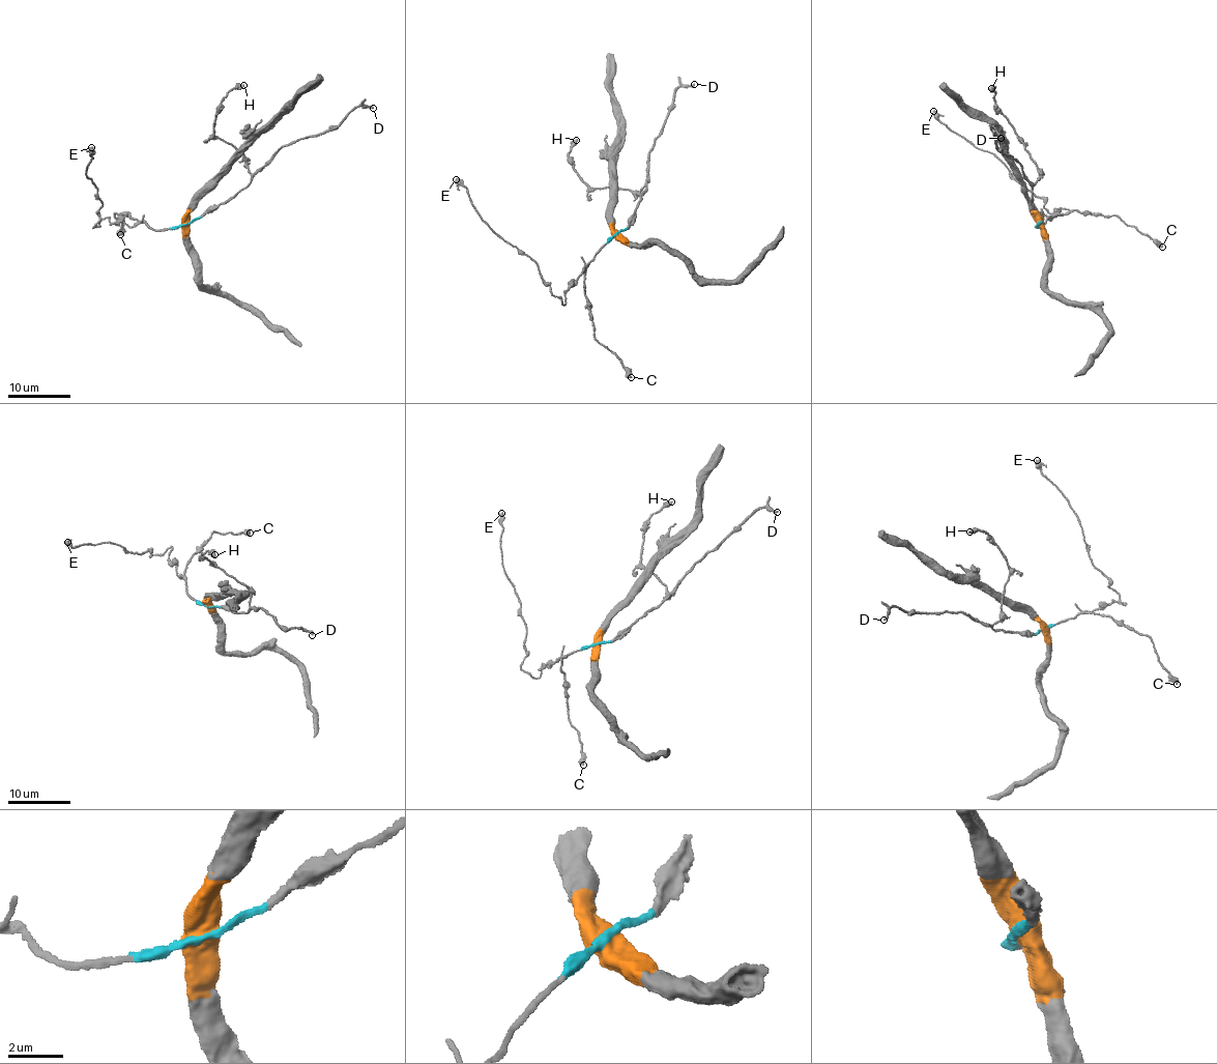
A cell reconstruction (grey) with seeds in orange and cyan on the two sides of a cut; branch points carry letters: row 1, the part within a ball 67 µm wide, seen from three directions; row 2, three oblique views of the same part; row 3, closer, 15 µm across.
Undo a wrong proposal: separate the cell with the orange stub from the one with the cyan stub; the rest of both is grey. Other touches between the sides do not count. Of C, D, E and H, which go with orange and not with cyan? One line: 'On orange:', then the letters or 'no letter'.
On orange: no letter

